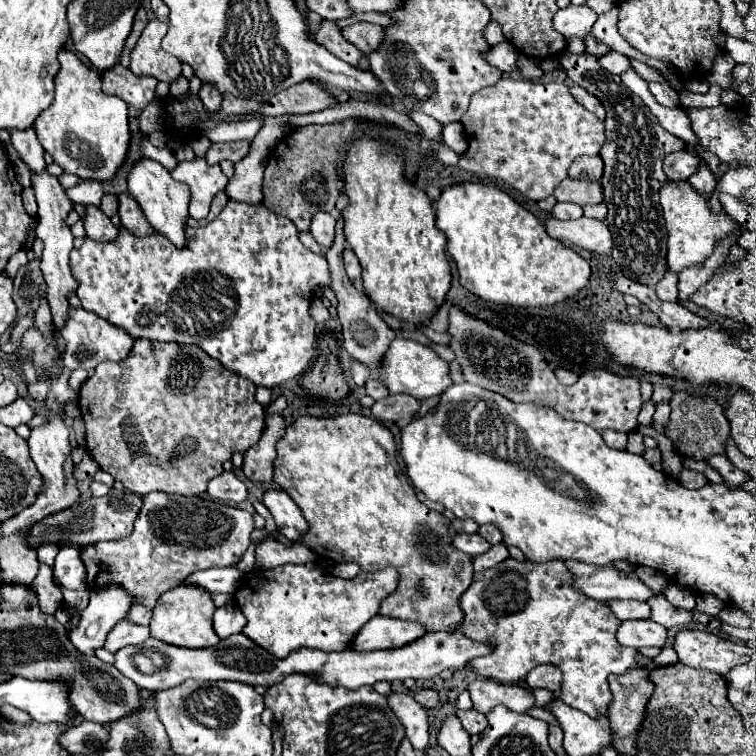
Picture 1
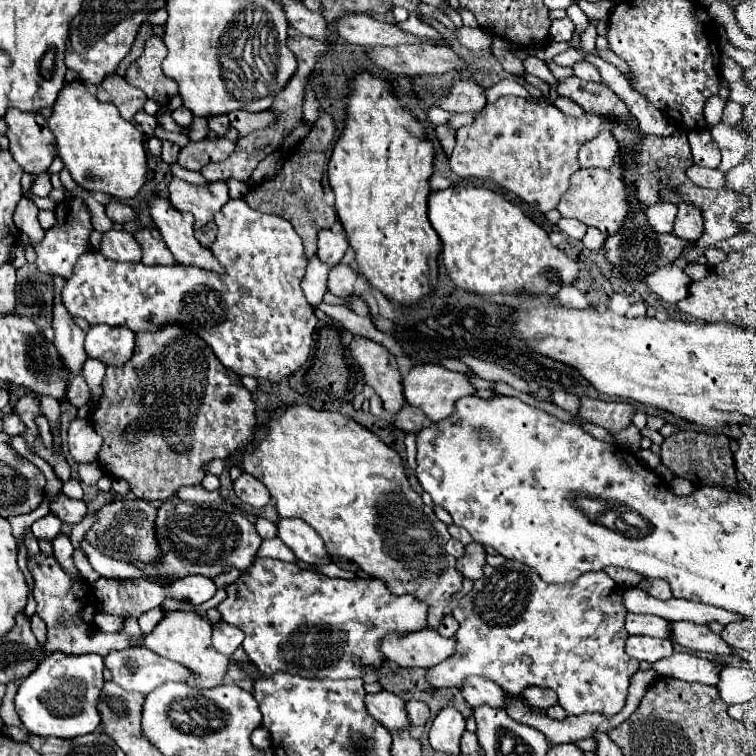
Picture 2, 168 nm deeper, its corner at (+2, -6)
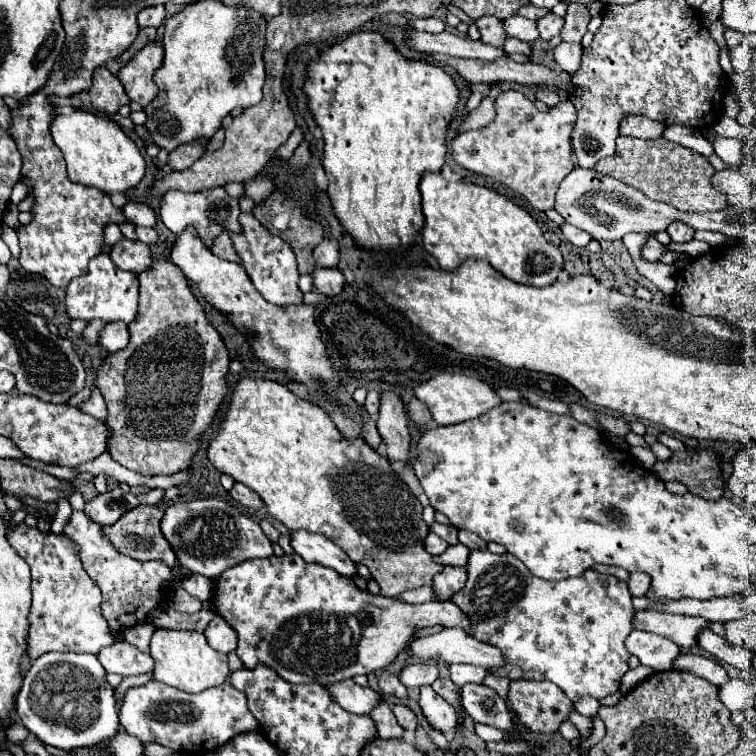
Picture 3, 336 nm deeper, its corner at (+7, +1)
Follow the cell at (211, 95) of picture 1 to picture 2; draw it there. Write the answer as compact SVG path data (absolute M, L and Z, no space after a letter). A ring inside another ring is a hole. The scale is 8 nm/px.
M212 115L208 117L208 127L218 135L218 137L224 137L230 123L228 123L228 115Z

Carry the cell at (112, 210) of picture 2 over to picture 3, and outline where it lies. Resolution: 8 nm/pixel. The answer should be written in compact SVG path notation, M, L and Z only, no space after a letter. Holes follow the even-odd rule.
M127 202L123 212L125 212L125 218L129 222L133 222L135 226L151 226L153 228L157 224L157 216L155 216L155 212L147 204Z

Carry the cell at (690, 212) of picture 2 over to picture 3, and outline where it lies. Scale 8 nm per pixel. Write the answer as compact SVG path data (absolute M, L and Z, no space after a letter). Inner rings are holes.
M671 224L671 226L667 228L667 234L671 236L673 242L677 242L677 244L685 244L685 242L693 240L695 230L689 228L689 226L685 226L685 224Z

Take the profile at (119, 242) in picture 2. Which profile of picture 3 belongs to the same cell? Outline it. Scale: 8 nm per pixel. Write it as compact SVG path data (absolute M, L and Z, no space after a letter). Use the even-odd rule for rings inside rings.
M121 240L119 244L113 246L111 250L111 260L127 272L133 272L135 276L139 276L141 272L147 272L153 266L151 260L151 252L149 246L141 244L141 242L133 242L133 240Z

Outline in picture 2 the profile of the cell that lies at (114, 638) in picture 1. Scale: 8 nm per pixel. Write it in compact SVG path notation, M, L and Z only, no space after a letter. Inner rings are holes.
M38 553L28 561L28 567L34 577L34 599L38 603L36 613L46 621L48 625L48 641L46 641L46 653L52 651L64 651L64 653L98 653L106 657L110 651L122 651L132 647L132 643L142 641L144 635L140 631L138 619L135 617L127 618L118 633L106 633L94 627L92 615L96 611L94 595L90 595L90 585L84 583L74 583L74 579L68 579L68 575L58 567L54 557L46 557ZM84 607L84 615L80 615Z

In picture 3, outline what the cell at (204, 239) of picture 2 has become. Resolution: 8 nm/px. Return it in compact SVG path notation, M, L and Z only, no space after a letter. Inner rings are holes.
M221 234L221 236L215 240L213 252L215 252L219 258L225 258L225 260L229 260L229 262L237 262L237 264L241 264L241 258L239 258L239 254L237 254L235 248L233 248L231 238L225 236L225 234Z

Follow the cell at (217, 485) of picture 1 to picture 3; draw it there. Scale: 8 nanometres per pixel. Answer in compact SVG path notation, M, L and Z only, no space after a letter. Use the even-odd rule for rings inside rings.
M121 488L107 490L85 504L85 516L101 526L115 524L125 512L137 508L137 506L153 506L163 498L163 490L149 490L147 494L125 494Z

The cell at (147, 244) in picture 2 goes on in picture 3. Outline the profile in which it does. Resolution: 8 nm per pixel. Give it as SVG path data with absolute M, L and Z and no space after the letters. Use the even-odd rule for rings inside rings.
M155 260L153 262L153 270L145 272L141 278L139 278L139 284L141 284L141 292L139 292L139 312L137 312L137 318L129 324L129 332L131 332L131 342L125 346L125 350L119 350L115 354L109 356L109 360L105 360L101 364L101 372L97 374L97 386L105 398L105 404L107 404L107 410L109 410L109 418L107 418L107 426L113 428L113 438L109 440L109 448L111 448L111 458L115 462L119 462L121 466L129 468L129 470L135 470L135 472L141 472L141 474L175 474L175 472L181 472L185 468L189 468L191 464L191 456L197 452L199 448L199 436L209 428L225 392L227 392L227 386L225 386L225 374L229 370L229 354L227 354L227 348L219 336L219 332L209 324L207 316L205 316L205 310L203 306L197 302L197 298L193 296L189 284L187 284L187 278L183 276L183 272L167 262L167 260Z

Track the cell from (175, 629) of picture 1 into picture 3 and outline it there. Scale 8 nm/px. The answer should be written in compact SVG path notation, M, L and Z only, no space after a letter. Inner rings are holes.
M159 628L159 630L155 630L155 634L151 638L151 656L155 660L153 680L169 684L187 694L199 694L207 688L221 686L229 676L227 656L209 648L209 644L201 632Z

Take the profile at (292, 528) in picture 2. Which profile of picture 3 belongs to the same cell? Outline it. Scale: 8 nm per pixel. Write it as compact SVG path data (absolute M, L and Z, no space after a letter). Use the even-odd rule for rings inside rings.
M297 530L291 534L291 546L307 562L319 562L323 566L329 566L335 572L339 572L339 576L345 578L357 576L355 562L351 562L351 558L323 534Z

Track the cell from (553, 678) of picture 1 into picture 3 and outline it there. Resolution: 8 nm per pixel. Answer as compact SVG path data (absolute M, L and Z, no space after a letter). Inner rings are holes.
M513 680L507 692L509 706L515 714L515 722L525 726L531 732L539 734L553 734L559 726L569 718L573 710L573 702L565 696L565 692L551 682L537 682L537 680Z

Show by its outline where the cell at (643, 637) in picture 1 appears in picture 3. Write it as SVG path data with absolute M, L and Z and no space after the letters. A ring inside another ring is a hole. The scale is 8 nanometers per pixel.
M633 630L625 640L625 646L643 666L653 668L655 672L671 670L675 658L681 654L681 648L673 640L643 630Z

